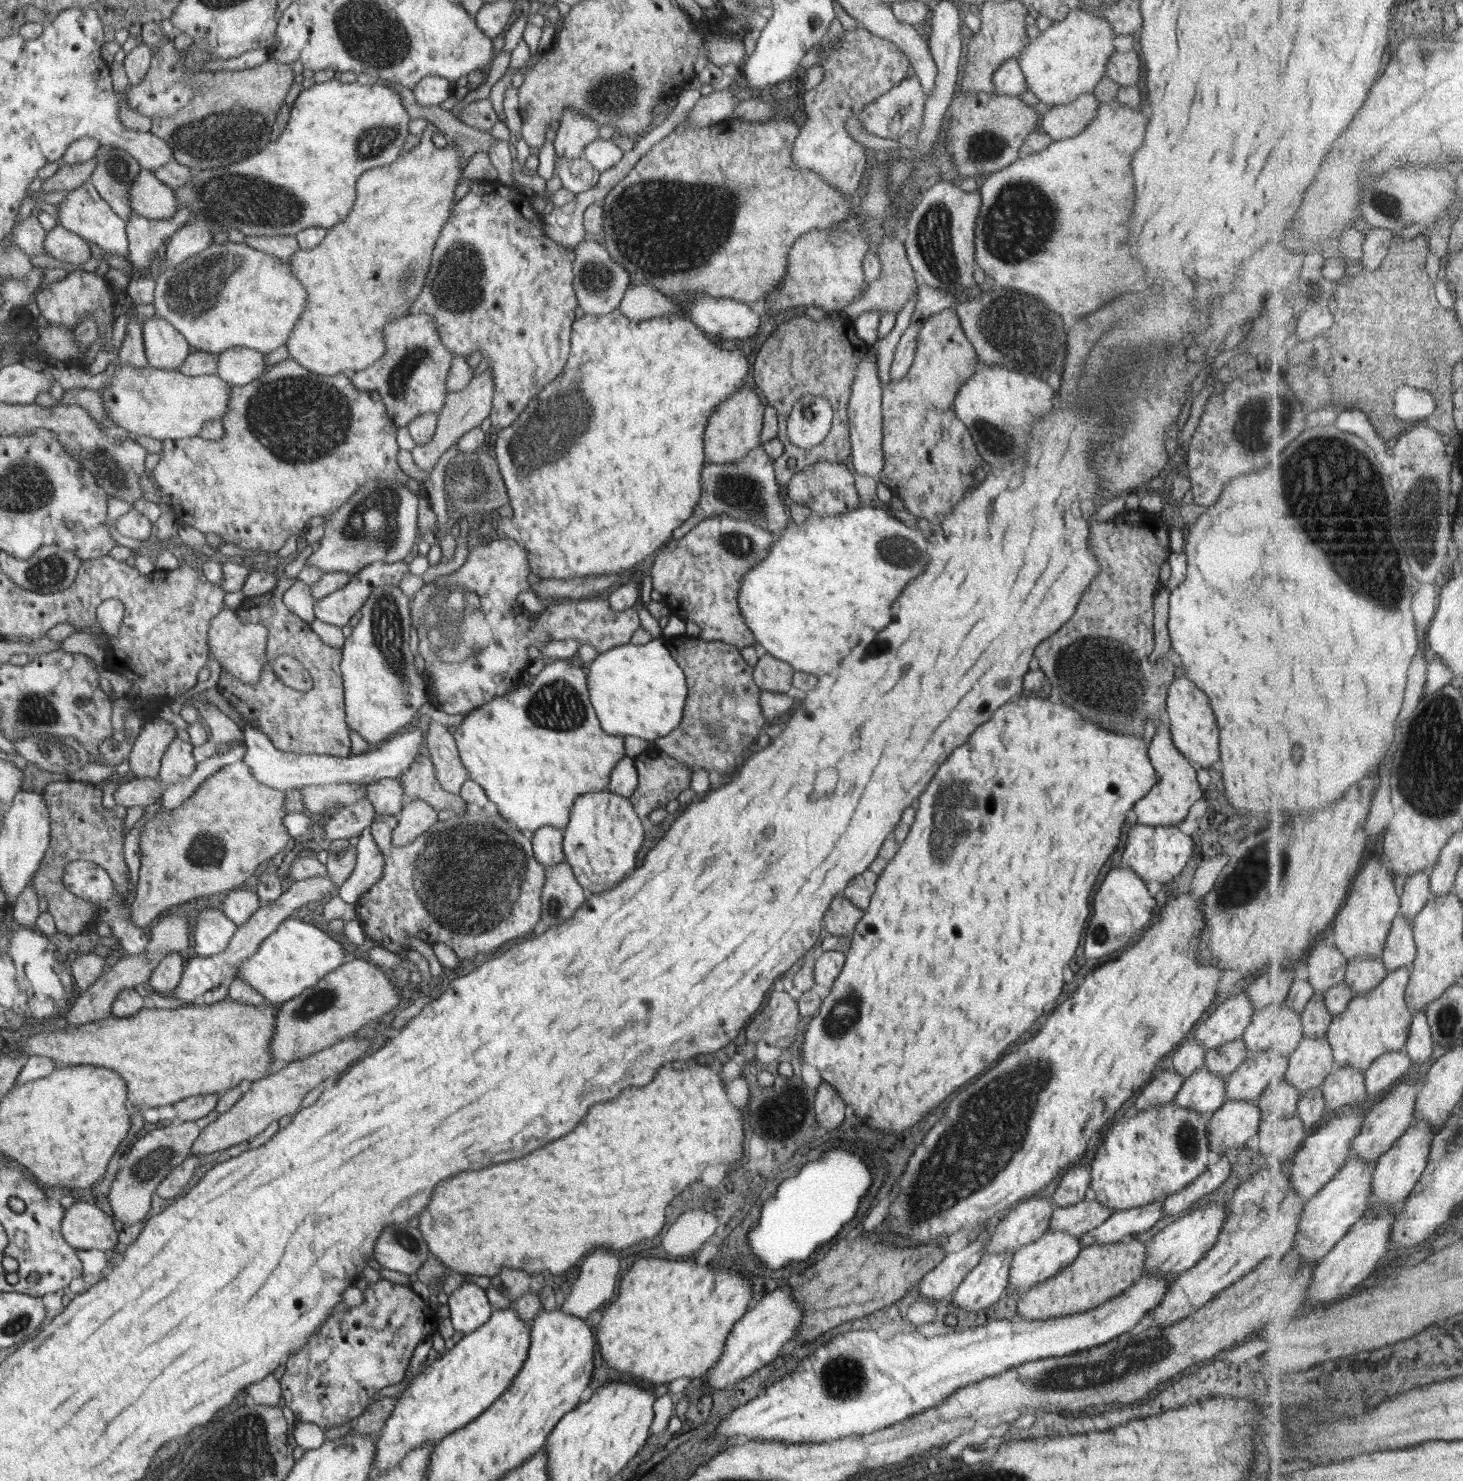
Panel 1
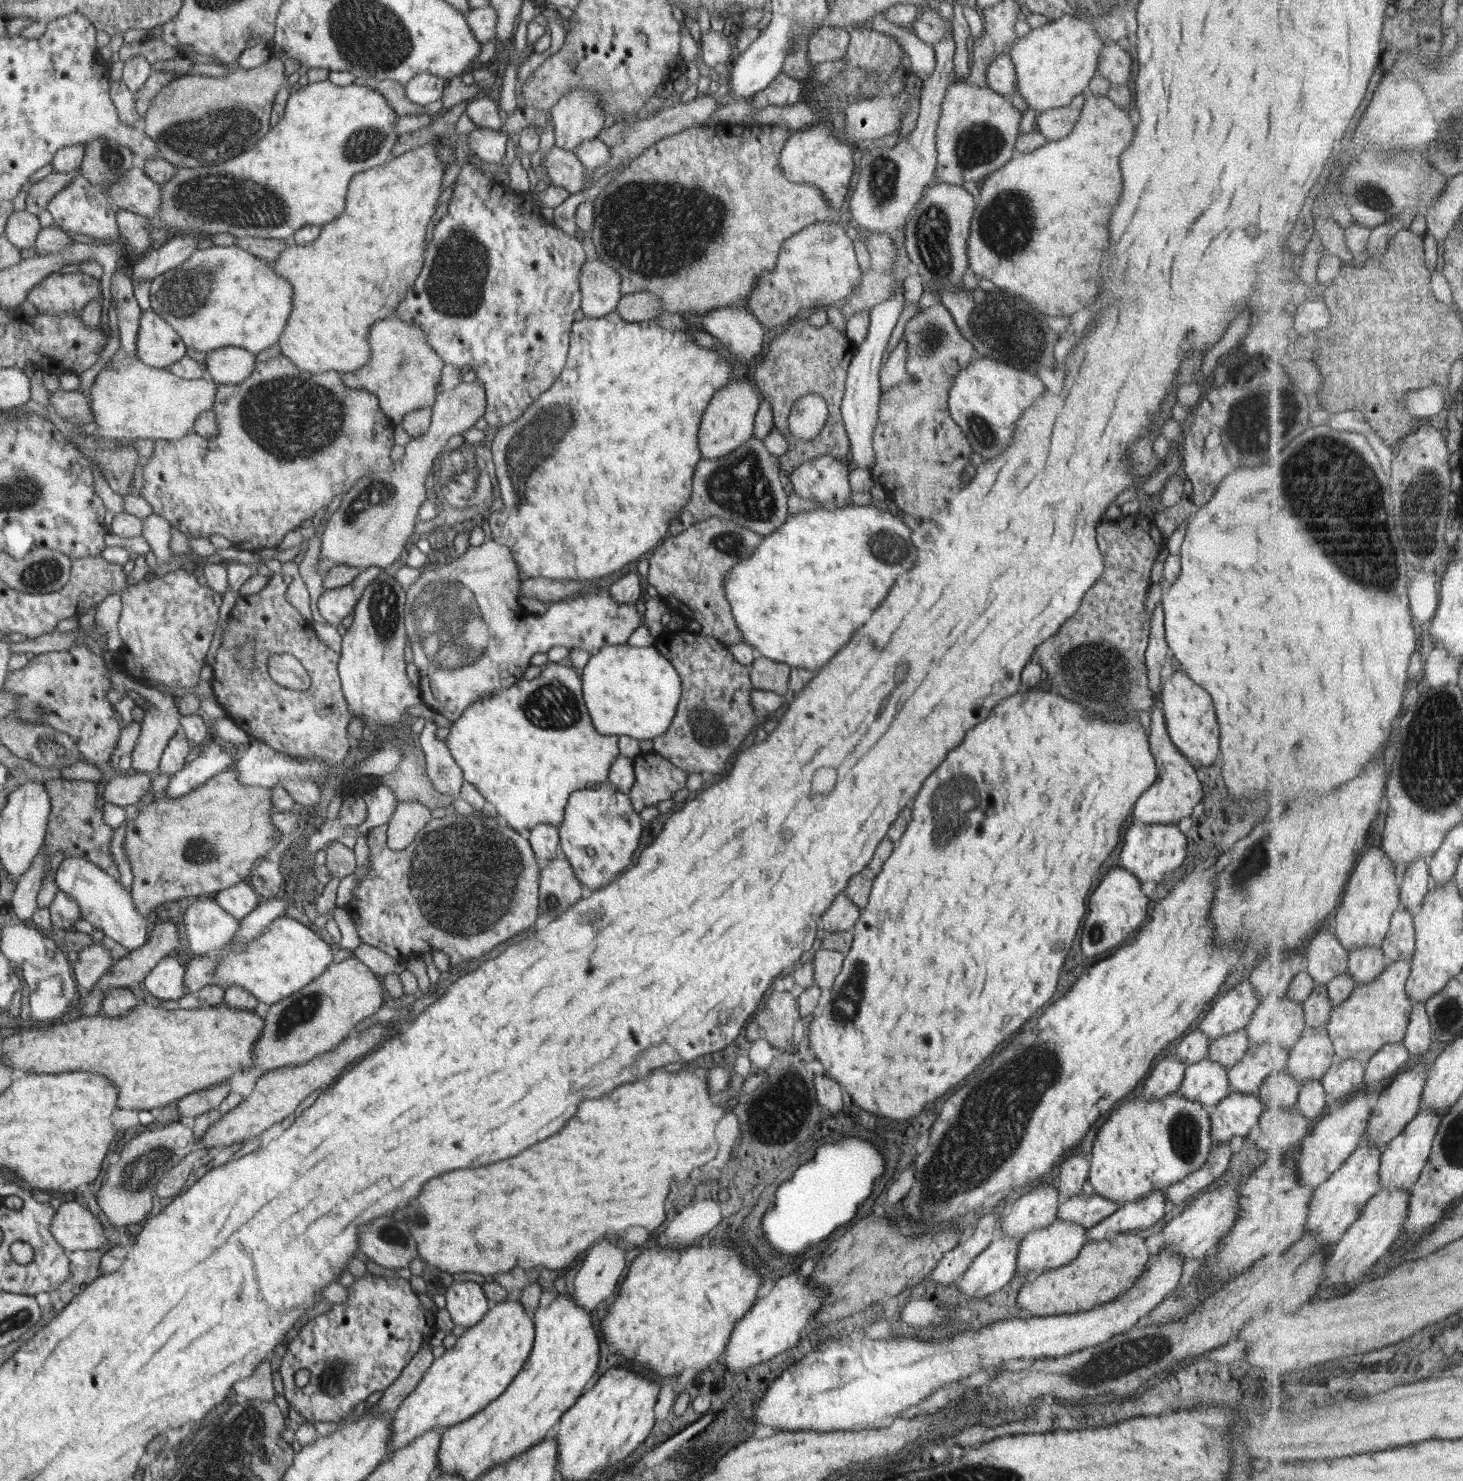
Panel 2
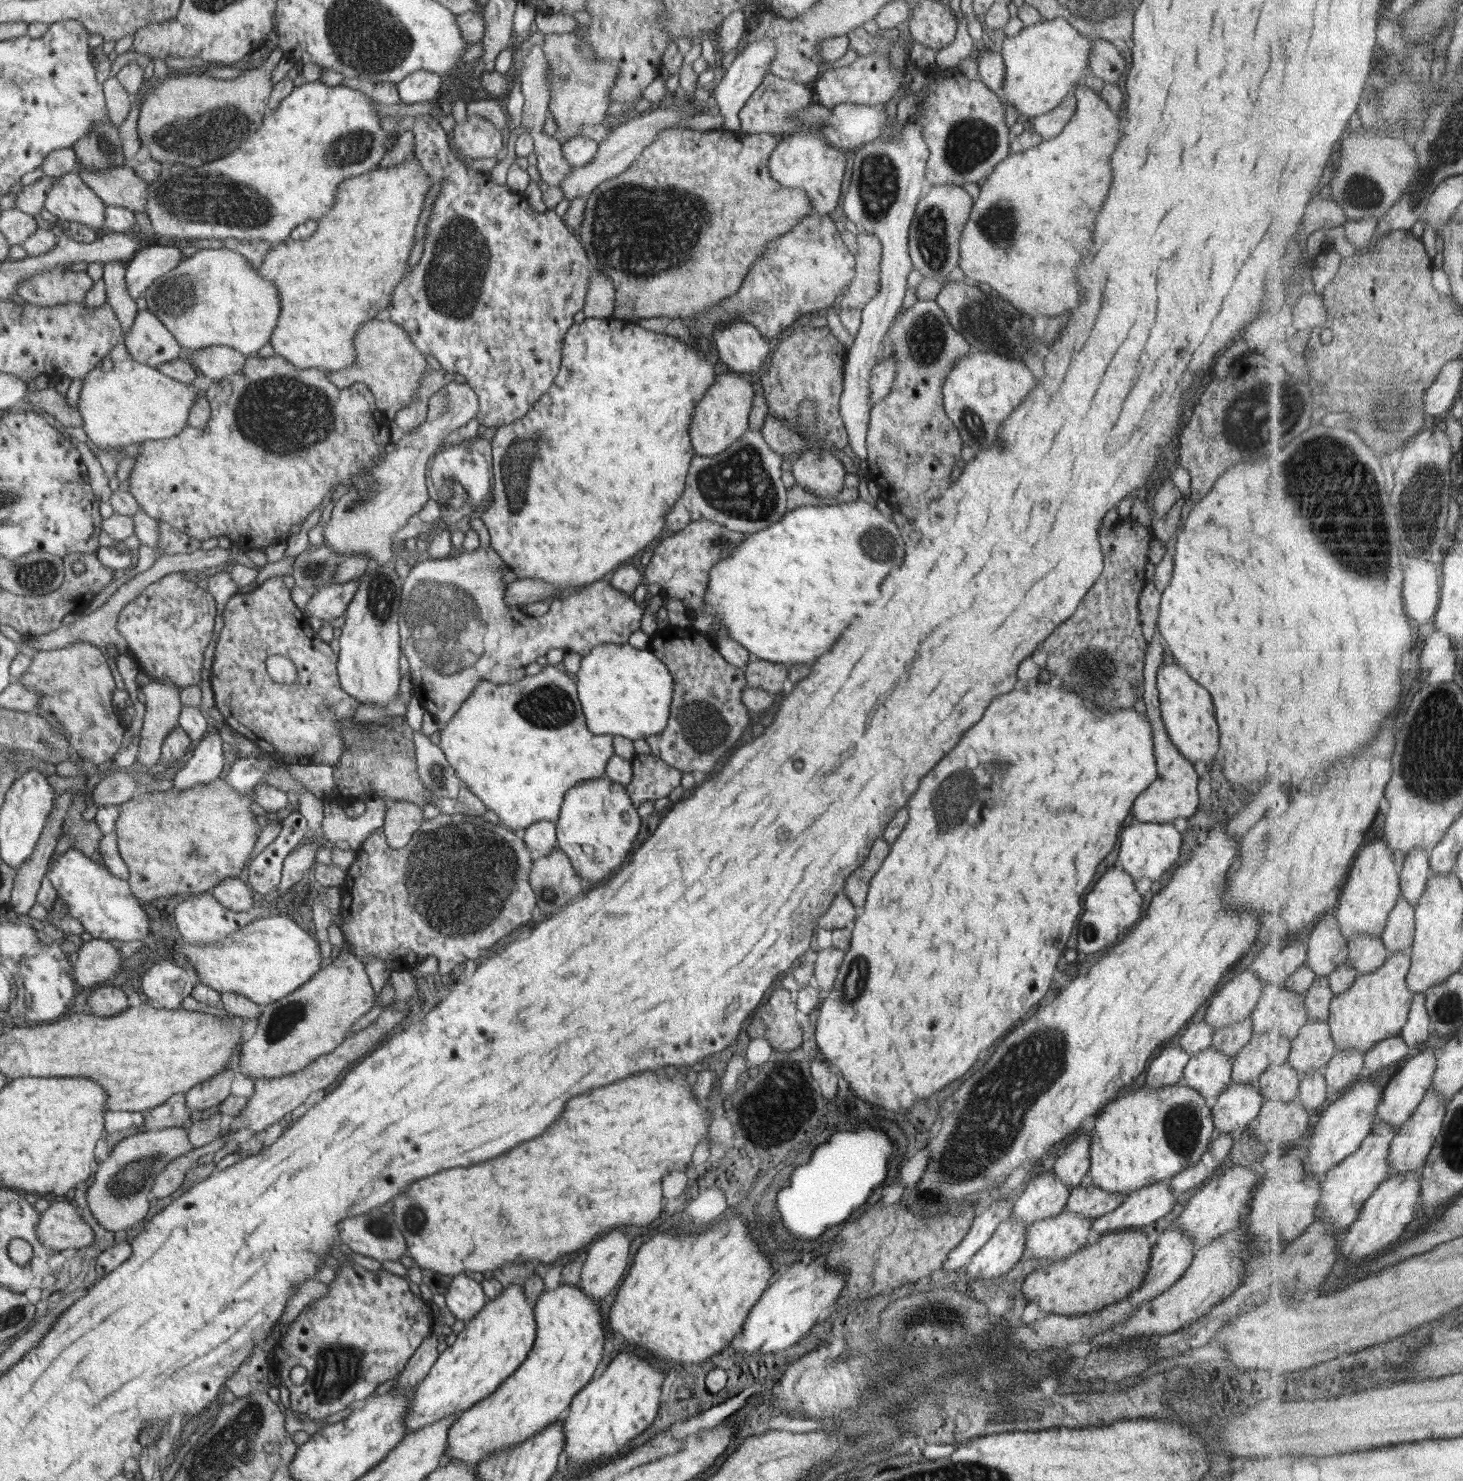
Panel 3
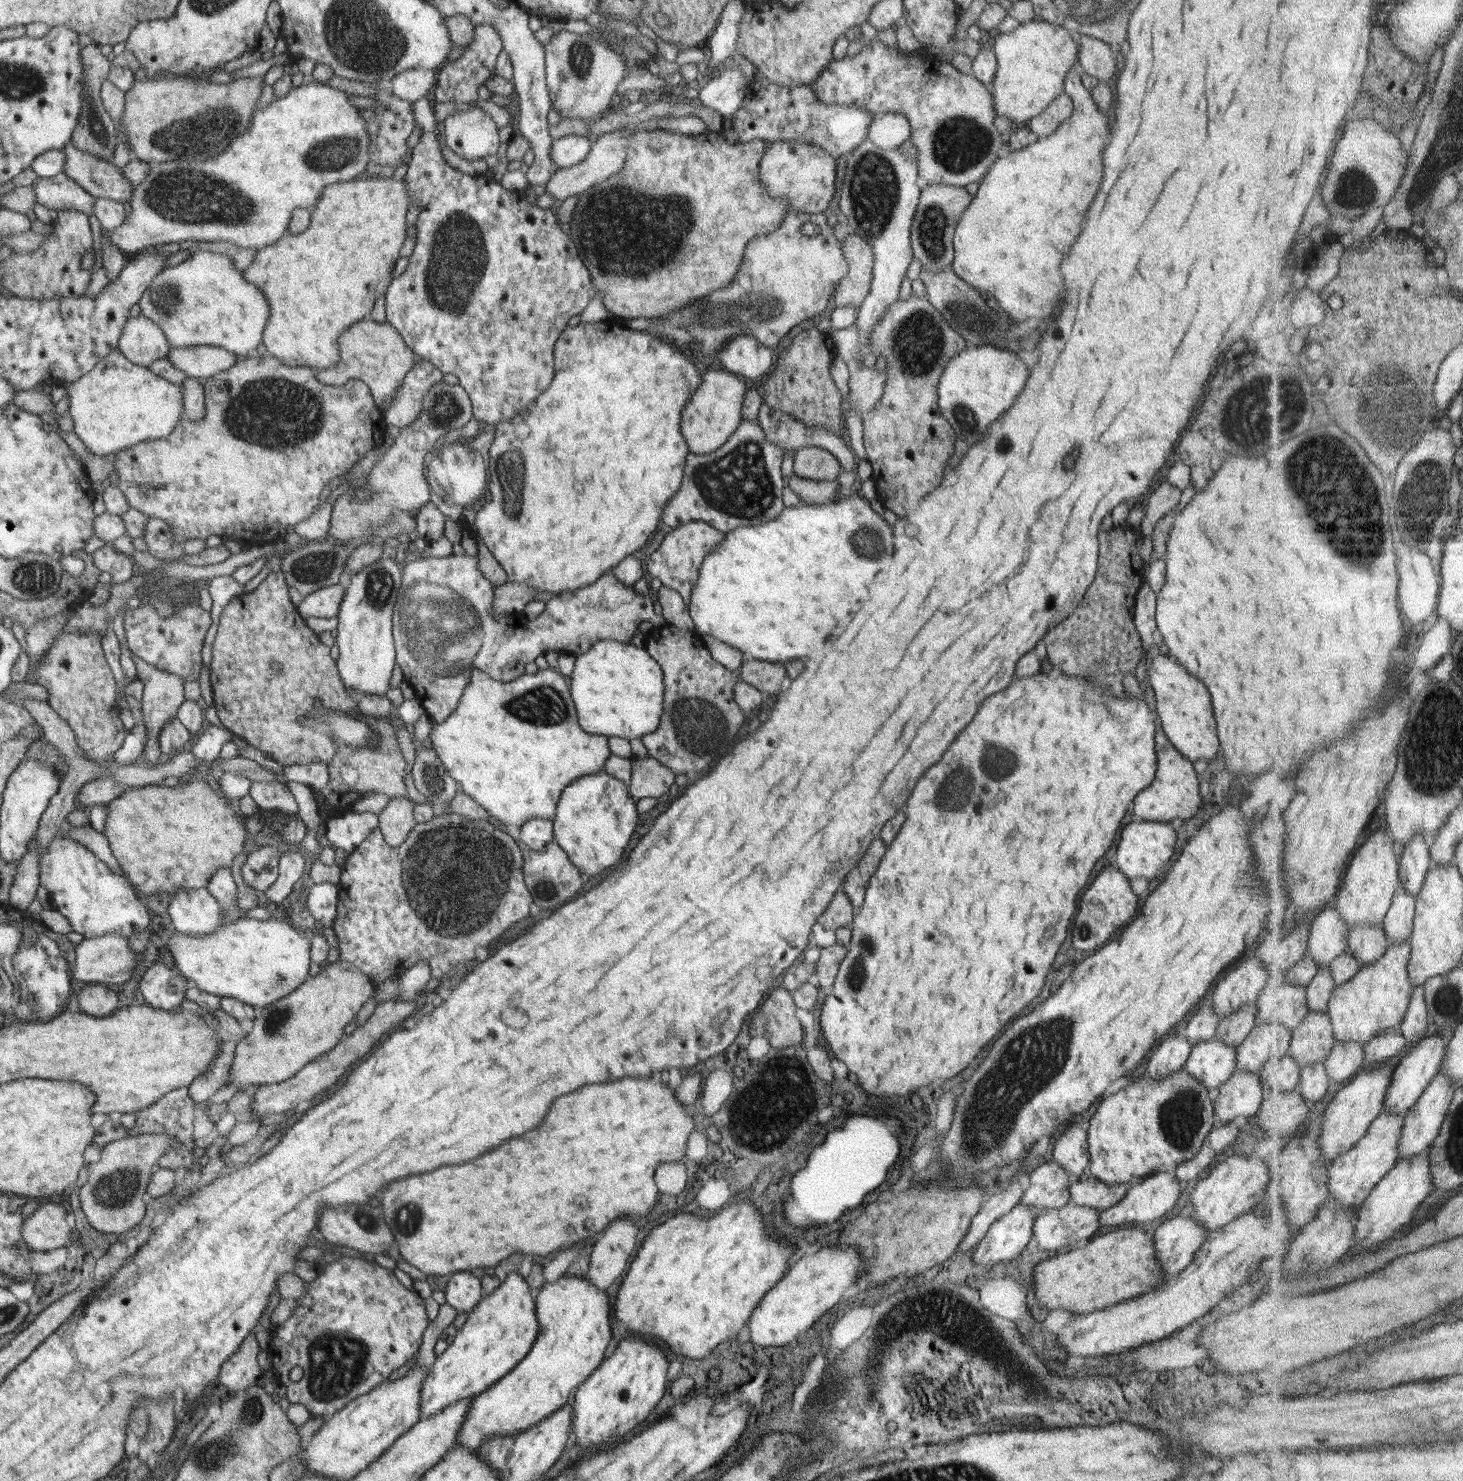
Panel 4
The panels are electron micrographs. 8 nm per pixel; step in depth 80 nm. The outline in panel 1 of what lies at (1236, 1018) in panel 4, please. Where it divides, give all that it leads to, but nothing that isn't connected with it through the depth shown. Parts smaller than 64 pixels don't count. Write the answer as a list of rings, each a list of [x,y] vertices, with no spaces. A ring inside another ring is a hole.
[[[1243,1039],[1233,1040],[1206,1052],[1205,1067],[1219,1078],[1227,1078],[1248,1056]]]

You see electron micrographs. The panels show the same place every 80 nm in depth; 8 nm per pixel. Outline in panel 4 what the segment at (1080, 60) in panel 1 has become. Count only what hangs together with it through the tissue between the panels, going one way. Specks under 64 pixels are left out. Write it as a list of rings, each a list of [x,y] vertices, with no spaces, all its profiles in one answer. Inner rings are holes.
[[[1036,19],[1022,23],[1013,31],[996,36],[993,53],[997,58],[997,71],[990,88],[994,110],[997,116],[1003,114],[1012,119],[1015,126],[1019,126],[1025,125],[1031,118],[1046,110],[1051,101],[1064,92],[1067,72],[1079,62],[1079,42],[1070,29]]]

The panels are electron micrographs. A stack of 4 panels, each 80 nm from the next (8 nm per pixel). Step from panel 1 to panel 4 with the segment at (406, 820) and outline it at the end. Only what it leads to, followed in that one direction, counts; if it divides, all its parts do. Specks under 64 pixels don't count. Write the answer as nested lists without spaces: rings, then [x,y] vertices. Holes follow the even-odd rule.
[[[406,796],[391,797],[378,815],[378,828],[390,846],[400,846],[417,825],[414,819],[414,805],[415,803]]]

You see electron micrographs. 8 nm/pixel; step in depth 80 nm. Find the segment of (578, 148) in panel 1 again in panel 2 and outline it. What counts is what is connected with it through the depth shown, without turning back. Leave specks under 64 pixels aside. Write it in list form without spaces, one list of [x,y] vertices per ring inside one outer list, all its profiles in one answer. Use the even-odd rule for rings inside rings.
[[[575,88],[551,108],[555,146],[570,153],[585,140],[596,138],[604,126],[605,112],[597,102],[597,92]]]

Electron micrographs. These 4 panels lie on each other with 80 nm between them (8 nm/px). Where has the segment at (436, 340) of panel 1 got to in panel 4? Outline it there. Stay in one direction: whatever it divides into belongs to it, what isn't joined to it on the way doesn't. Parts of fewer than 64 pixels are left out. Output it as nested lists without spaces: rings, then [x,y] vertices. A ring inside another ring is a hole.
[[[371,319],[355,322],[339,337],[341,360],[330,368],[321,369],[320,381],[333,385],[346,384],[352,380],[367,382],[380,408],[388,408],[397,390],[411,372],[414,362],[414,351],[407,345],[401,334],[388,322],[378,323]]]

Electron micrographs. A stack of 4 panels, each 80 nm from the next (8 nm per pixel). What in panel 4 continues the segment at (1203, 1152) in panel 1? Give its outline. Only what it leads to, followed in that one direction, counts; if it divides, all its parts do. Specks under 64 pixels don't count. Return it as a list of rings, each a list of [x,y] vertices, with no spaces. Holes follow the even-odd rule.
[[[1185,1067],[1181,1068],[1174,1074],[1169,1074],[1160,1080],[1154,1080],[1148,1077],[1146,1074],[1143,1077],[1138,1077],[1136,1081],[1130,1078],[1128,1085],[1120,1091],[1108,1096],[1106,1099],[1102,1099],[1100,1102],[1100,1110],[1096,1110],[1096,1114],[1090,1119],[1090,1127],[1087,1132],[1087,1142],[1089,1151],[1089,1166],[1090,1174],[1096,1179],[1106,1183],[1106,1185],[1120,1185],[1122,1183],[1132,1183],[1132,1178],[1135,1178],[1135,1183],[1144,1179],[1150,1174],[1156,1172],[1166,1172],[1168,1170],[1174,1170],[1179,1164],[1192,1160],[1196,1154],[1199,1153],[1204,1139],[1208,1136],[1208,1133],[1212,1131],[1214,1126],[1213,1114],[1213,1095],[1209,1092],[1209,1089],[1200,1084],[1195,1078],[1192,1078],[1186,1071]]]

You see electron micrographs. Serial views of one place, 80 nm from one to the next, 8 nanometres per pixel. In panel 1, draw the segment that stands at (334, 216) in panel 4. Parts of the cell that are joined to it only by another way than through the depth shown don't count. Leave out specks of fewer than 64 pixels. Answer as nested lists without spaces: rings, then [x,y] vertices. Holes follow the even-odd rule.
[[[431,122],[425,126],[423,134],[421,136],[420,143],[405,151],[395,162],[392,164],[377,167],[376,169],[368,170],[359,178],[359,183],[356,186],[356,195],[358,196],[355,201],[355,206],[348,214],[348,217],[341,221],[339,225],[334,226],[326,230],[326,237],[318,246],[313,249],[300,249],[292,255],[292,258],[288,258],[289,265],[292,268],[292,272],[296,275],[296,278],[300,278],[300,282],[304,282],[306,290],[308,290],[307,308],[304,309],[303,316],[299,318],[296,323],[295,329],[291,332],[291,336],[288,337],[287,347],[290,353],[290,358],[293,358],[296,362],[299,362],[303,367],[307,367],[309,371],[316,374],[341,374],[344,372],[356,373],[358,371],[367,369],[369,366],[375,364],[385,355],[387,349],[387,343],[384,338],[384,329],[386,325],[390,325],[400,317],[408,315],[409,308],[414,304],[416,299],[419,298],[420,291],[423,290],[423,284],[425,277],[429,273],[431,268],[431,259],[434,257],[436,241],[440,237],[440,231],[442,227],[448,223],[452,209],[456,204],[456,188],[458,185],[458,178],[462,176],[465,168],[460,166],[462,159],[460,159],[459,146],[453,141],[449,141],[448,145],[443,148],[438,148],[432,141],[434,132],[438,129]]]

